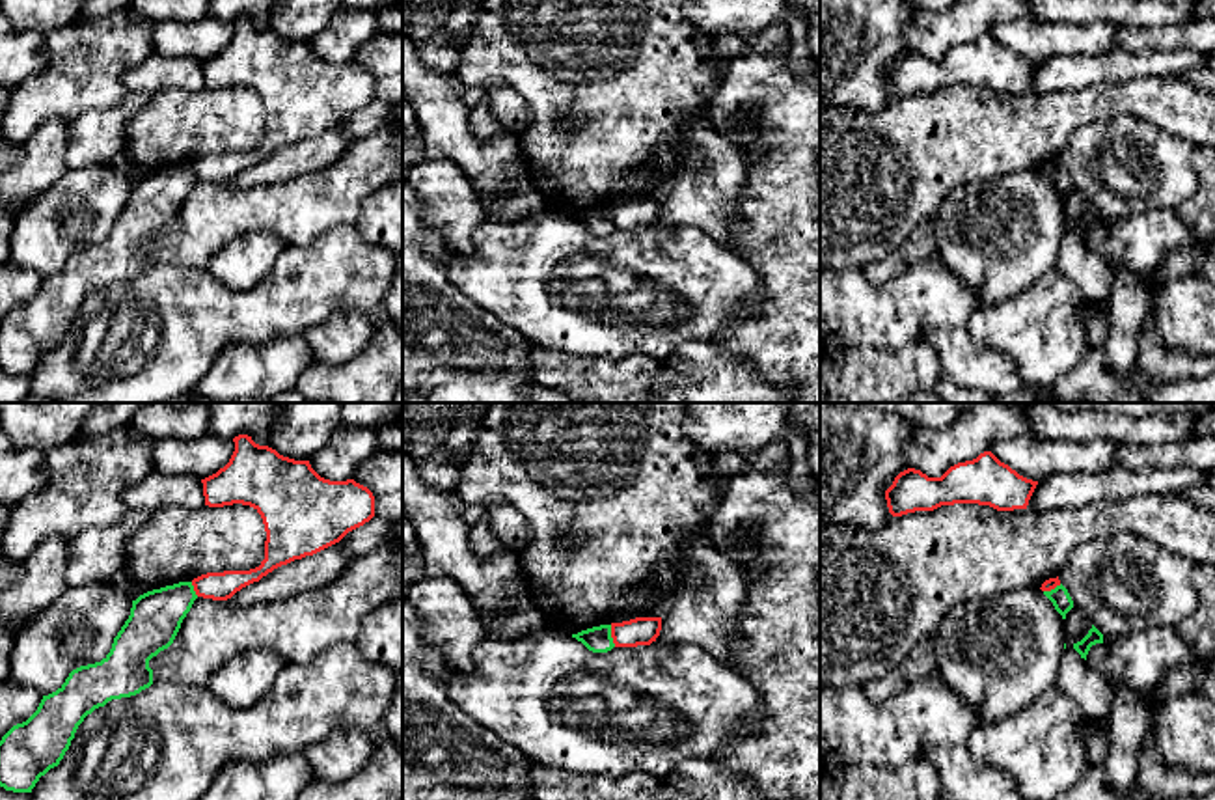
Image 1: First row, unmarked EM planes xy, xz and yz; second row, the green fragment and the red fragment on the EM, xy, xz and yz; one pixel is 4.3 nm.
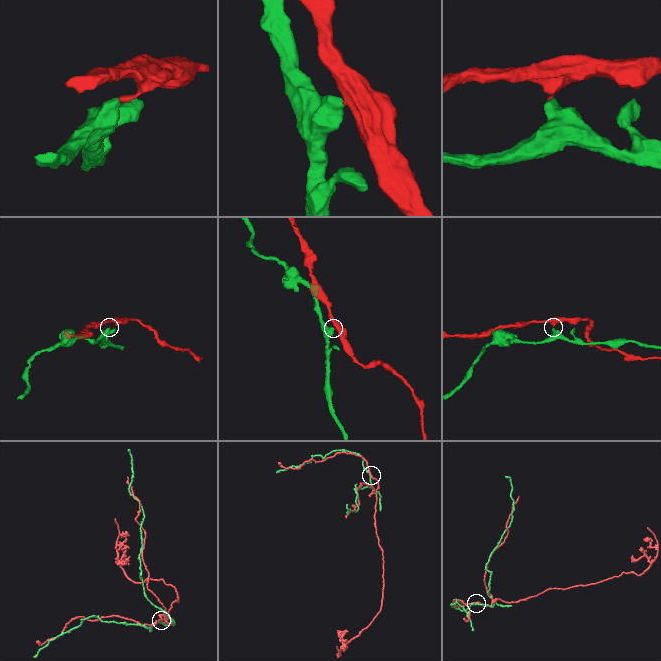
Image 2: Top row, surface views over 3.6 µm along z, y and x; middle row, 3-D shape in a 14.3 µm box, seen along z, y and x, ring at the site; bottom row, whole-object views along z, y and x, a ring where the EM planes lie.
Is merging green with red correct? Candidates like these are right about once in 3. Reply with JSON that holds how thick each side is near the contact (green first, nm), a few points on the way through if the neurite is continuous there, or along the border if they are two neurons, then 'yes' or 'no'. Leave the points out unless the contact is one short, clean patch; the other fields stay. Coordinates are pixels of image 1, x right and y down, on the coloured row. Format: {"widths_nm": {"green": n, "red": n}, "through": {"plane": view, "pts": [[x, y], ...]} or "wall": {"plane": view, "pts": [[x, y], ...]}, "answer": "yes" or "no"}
{"widths_nm": {"green": 110, "red": 130}, "wall": {"plane": "xz", "pts": [[610, 625], [610, 636], [615, 646]]}, "answer": "no"}

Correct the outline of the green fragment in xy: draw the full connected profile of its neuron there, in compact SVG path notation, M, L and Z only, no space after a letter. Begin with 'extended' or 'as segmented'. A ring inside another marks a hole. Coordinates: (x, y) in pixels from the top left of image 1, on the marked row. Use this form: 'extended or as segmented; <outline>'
as segmented; M179 582L132 600L110 653L101 662L73 669L56 692L43 696L26 722L2 737L0 787L32 793L39 778L60 765L88 714L149 688L149 660L173 643L196 599L192 582Z

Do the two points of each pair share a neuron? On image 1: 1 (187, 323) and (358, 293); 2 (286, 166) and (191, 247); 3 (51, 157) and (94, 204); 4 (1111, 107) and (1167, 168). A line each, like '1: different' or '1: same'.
1: same
2: different
3: different
4: different

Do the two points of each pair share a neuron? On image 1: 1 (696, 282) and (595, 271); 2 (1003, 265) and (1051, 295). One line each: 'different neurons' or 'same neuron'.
1: same neuron
2: different neurons

